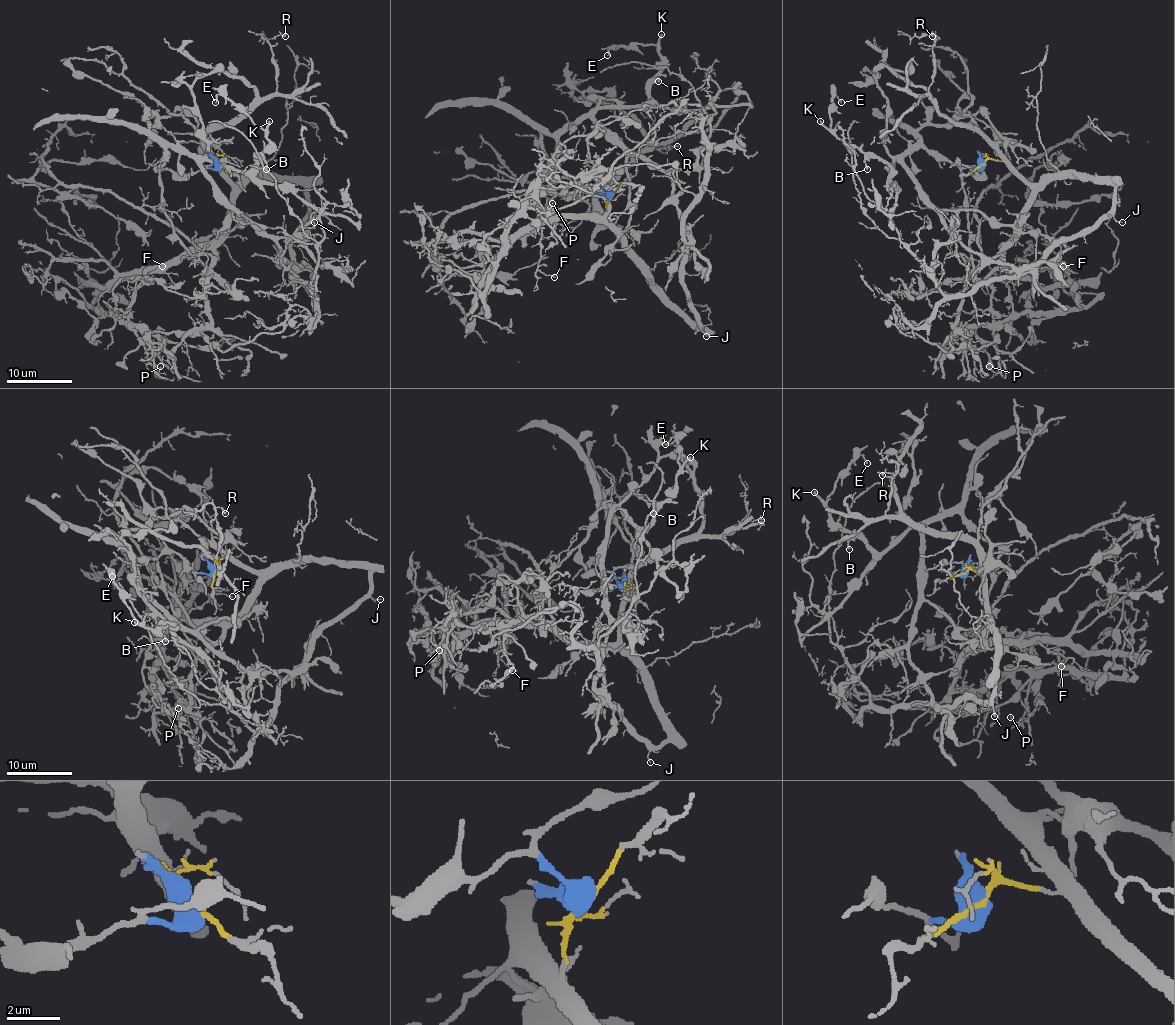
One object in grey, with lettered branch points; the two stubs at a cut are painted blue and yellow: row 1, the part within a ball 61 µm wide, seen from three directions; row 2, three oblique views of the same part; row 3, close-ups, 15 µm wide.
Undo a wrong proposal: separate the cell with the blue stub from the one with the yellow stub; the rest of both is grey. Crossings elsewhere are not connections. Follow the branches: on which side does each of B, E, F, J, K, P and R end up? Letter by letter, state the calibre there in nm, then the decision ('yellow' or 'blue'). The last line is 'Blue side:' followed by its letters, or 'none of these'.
B: calibre 160 nm; blue
E: calibre 120 nm; blue
F: calibre 130 nm; yellow
J: calibre 110 nm; yellow
K: calibre 220 nm; blue
P: calibre 100 nm; yellow
R: calibre 150 nm; yellow
Blue side: B, E, K

